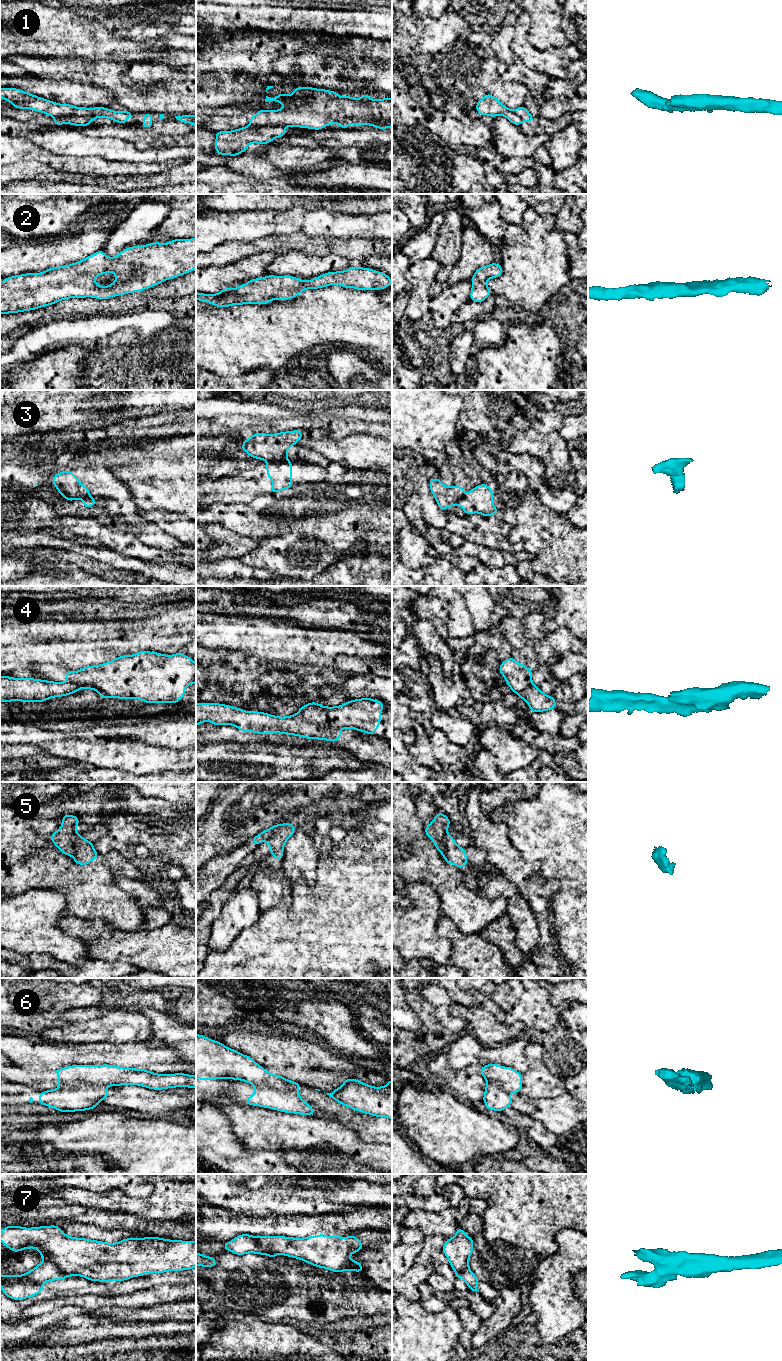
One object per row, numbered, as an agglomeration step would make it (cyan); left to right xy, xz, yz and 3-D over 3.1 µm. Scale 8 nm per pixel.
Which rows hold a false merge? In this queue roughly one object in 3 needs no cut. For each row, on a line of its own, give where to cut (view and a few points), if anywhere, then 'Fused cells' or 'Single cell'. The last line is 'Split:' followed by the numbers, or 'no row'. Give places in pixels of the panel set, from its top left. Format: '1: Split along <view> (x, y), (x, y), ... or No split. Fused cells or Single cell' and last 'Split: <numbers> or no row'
1: Split along xy (91, 109), (91, 112), (84, 116), (54, 117). Fused cells
2: No split. Single cell
3: Split along xz (286, 458), (272, 462). Fused cells
4: Split along xy (68, 680), (76, 684), (92, 686), (101, 690), (107, 696). Fused cells
5: Split along xy (76, 832), (72, 838), (73, 853), (71, 855). Fused cells
6: Split along xy (103, 1085), (75, 1084), (60, 1087). Fused cells
7: Split along xz (255, 1237), (256, 1242), (262, 1248), (275, 1254). Fused cells
Split: 1, 3, 4, 5, 6, 7

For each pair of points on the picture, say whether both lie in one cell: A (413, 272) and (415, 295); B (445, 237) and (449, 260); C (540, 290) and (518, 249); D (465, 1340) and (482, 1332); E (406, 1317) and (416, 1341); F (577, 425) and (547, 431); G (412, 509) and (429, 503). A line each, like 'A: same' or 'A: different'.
A: same
B: same
C: same
D: different
E: same
F: different
G: different

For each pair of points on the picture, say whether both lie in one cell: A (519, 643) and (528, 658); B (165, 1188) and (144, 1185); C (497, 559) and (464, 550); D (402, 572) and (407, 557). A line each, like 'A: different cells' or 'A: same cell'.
A: same cell
B: different cells
C: same cell
D: different cells

